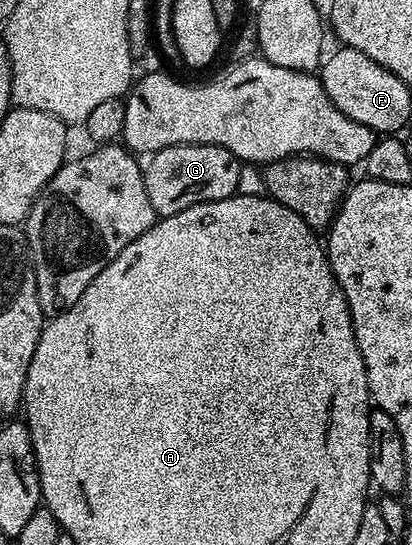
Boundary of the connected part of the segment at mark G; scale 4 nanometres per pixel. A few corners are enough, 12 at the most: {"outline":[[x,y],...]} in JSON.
{"outline":[[181,143],[142,176],[155,216],[236,193],[228,149]]}

